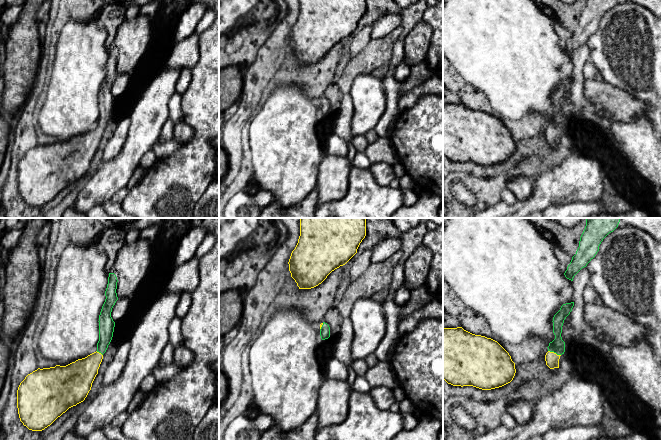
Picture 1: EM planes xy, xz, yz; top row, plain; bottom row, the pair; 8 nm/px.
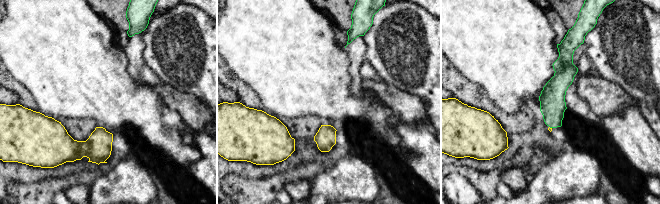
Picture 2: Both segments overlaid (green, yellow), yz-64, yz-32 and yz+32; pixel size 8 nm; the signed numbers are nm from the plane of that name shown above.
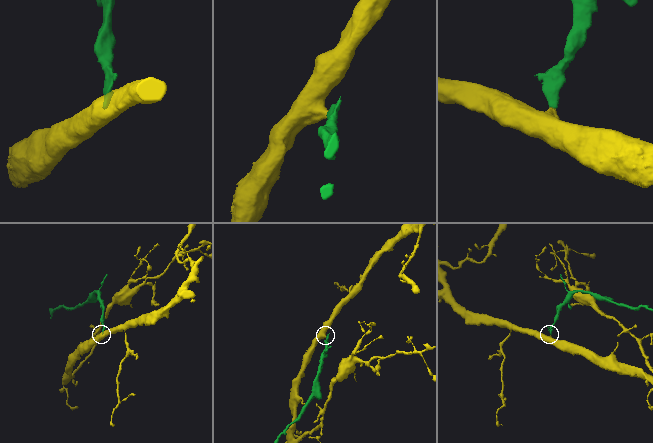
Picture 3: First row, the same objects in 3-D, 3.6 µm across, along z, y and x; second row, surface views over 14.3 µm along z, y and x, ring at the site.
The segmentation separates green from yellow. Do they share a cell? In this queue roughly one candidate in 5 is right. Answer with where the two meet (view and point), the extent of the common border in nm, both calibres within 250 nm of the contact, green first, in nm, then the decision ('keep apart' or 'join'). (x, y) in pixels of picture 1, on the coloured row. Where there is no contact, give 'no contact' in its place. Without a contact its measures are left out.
yz (554, 352) | 110 nm | 120/110 nm | join

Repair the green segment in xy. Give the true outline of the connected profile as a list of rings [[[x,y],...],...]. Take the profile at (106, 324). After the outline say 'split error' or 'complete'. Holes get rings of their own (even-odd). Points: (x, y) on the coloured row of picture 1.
[[[109,273],[106,299],[98,321],[97,351],[66,366],[38,368],[20,383],[17,390],[18,414],[29,430],[44,430],[87,397],[113,337],[115,322],[111,312],[118,300],[117,282],[116,275]]]; split error

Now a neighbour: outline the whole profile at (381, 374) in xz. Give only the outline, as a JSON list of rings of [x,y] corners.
[[[379,361],[377,365],[368,368],[364,377],[372,388],[385,386],[394,389],[398,387],[398,382],[389,362]]]

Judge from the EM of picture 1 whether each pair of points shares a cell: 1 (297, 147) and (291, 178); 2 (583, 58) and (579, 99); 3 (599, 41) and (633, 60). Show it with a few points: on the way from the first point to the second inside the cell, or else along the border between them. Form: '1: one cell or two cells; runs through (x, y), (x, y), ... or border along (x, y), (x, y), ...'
1: one cell; runs through (291, 155), (291, 170)
2: one cell; runs through (578, 68), (578, 89)
3: one cell; runs through (607, 45), (621, 48), (625, 52)

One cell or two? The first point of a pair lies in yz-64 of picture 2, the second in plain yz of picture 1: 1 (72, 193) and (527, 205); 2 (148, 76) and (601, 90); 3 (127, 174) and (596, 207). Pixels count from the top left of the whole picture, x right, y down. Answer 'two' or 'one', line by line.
1: two
2: two
3: two

